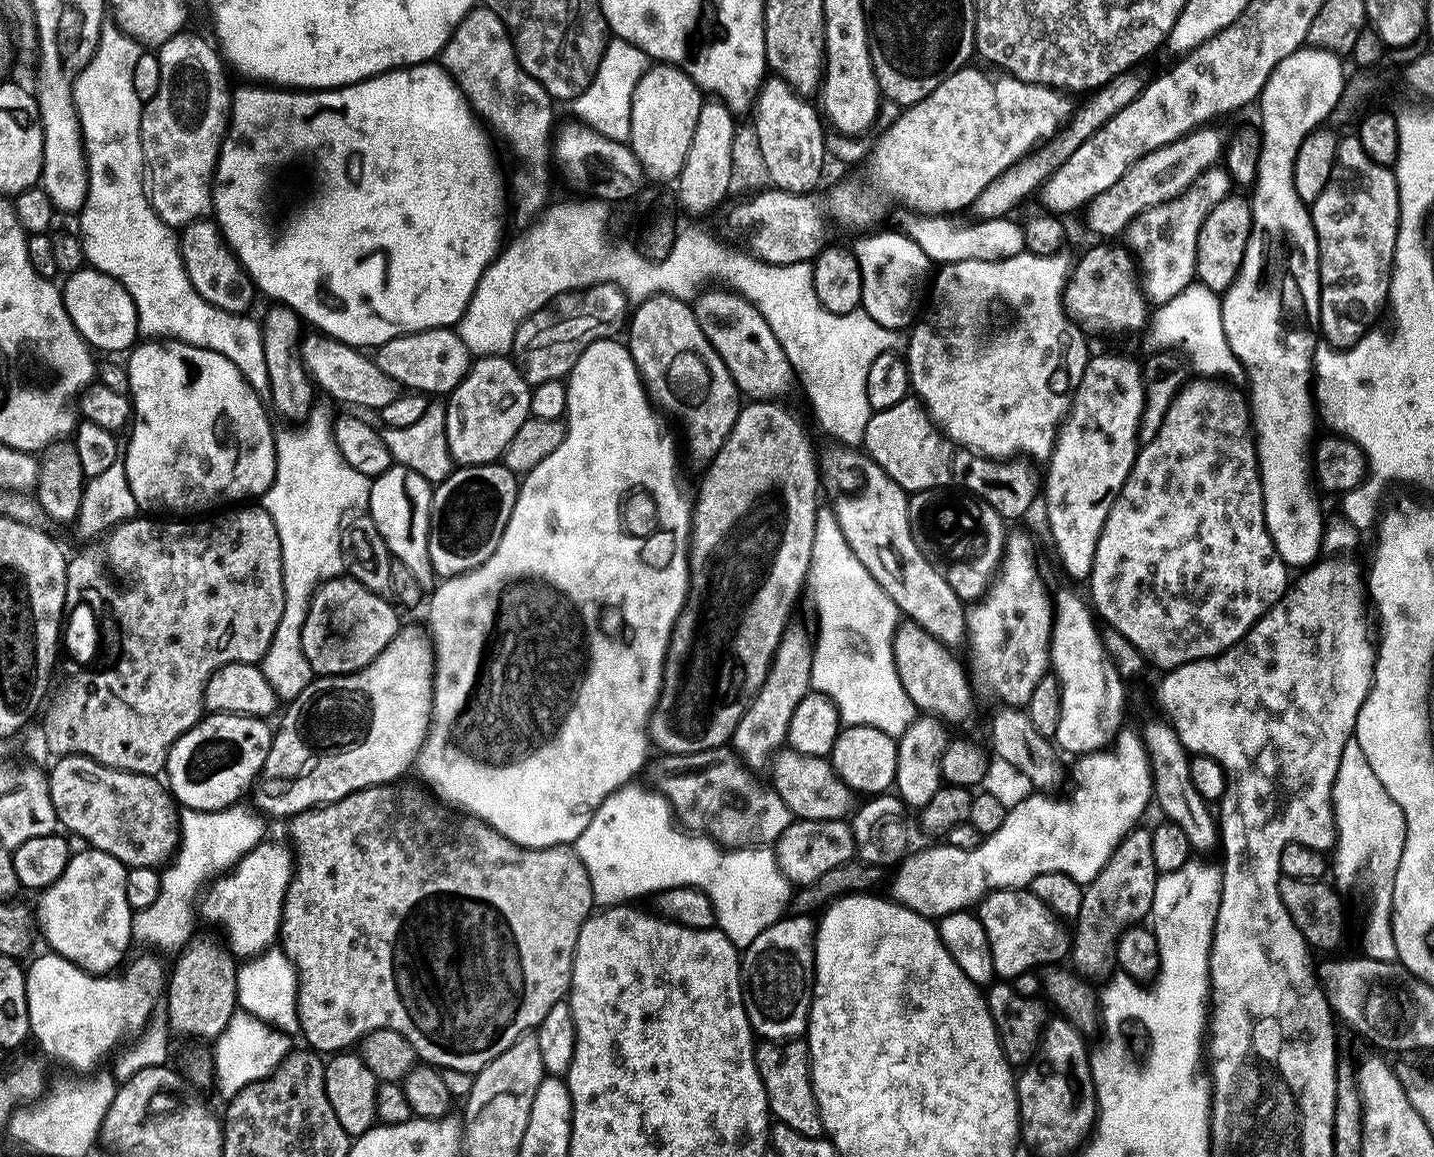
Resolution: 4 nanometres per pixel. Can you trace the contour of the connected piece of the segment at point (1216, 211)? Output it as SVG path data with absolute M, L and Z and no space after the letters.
M1229 194L1224 200L1218 202L1202 222L1201 232L1197 236L1197 256L1195 279L1210 291L1223 294L1236 280L1240 273L1242 258L1246 254L1246 242L1250 238L1252 229L1252 205Z

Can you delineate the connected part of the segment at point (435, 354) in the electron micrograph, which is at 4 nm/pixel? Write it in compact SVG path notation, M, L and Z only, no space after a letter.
M428 328L424 332L411 332L379 345L375 352L374 359L382 374L405 389L421 394L451 394L470 367L468 347L462 342L459 331L452 328Z

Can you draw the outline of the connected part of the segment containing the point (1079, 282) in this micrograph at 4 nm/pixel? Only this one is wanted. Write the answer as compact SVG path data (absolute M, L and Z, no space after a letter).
M1096 242L1100 244L1096 244L1093 246L1092 249L1089 250L1088 253L1085 254L1084 257L1080 260L1080 265L1075 265L1075 268L1071 271L1069 282L1065 285L1064 288L1064 309L1068 314L1068 317L1072 320L1073 324L1080 325L1081 329L1085 333L1091 334L1091 332L1136 332L1139 330L1140 327L1145 327L1146 321L1149 319L1150 316L1150 304L1149 301L1146 299L1145 289L1142 287L1141 281L1136 281L1136 264L1132 261L1134 258L1133 253L1129 251L1127 247L1123 243L1120 242Z

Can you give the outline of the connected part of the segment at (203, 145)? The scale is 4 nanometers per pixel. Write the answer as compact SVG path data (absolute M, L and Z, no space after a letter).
M187 30L177 32L161 45L158 92L143 105L140 113L140 141L152 208L172 230L207 217L212 207L214 169L210 162L220 157L220 142L227 133L230 115L225 61L213 48Z

